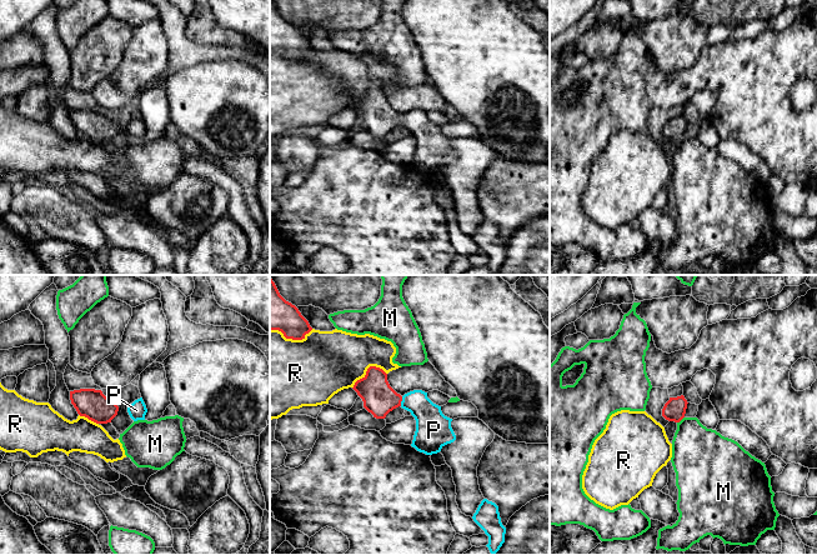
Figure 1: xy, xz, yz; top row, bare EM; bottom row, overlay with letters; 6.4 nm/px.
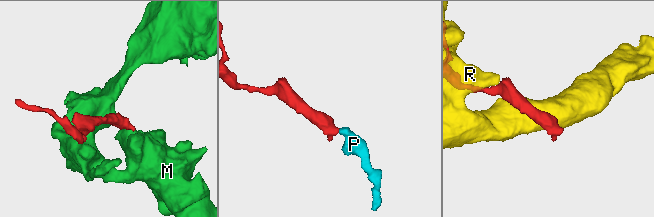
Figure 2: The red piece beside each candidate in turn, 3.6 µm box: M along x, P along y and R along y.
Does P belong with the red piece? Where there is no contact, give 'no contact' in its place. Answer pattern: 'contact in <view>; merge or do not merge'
contact in xz; merge

